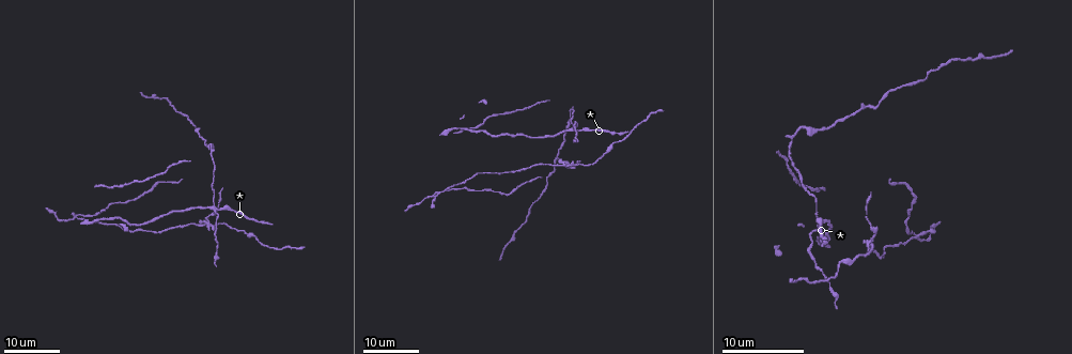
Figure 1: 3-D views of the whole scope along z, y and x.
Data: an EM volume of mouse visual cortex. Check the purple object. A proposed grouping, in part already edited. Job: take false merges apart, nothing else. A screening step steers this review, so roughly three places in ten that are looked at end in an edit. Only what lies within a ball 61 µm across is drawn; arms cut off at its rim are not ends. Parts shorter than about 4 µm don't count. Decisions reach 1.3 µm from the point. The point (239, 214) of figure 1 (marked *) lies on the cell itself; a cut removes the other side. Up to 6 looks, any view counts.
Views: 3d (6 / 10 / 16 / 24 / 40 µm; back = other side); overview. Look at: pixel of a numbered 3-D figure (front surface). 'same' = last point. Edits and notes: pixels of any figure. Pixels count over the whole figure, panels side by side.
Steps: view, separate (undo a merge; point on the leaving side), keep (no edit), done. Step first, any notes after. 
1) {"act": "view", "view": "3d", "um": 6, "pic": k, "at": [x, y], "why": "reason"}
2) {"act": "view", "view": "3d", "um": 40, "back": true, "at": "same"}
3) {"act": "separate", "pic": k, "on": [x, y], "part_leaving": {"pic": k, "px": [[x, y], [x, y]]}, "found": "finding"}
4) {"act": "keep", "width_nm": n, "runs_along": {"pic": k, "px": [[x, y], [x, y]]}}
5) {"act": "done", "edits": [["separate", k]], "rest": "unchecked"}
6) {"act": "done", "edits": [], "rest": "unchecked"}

{"act": "view", "view": "3d", "um": 24, "pic": 1, "at": [842, 262]}

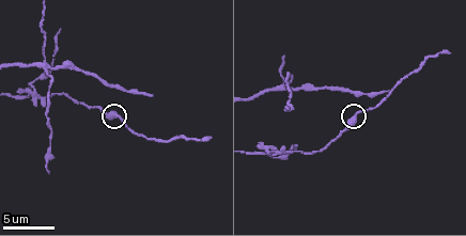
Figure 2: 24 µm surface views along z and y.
{"act": "view", "view": "3d", "um": 10, "pic": 2, "at": [354, 113]}

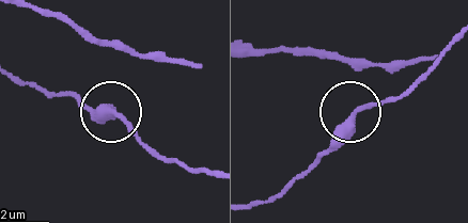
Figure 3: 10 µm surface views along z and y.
{"act": "keep", "found": "one cell here"}

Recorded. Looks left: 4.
{"act": "view", "view": "3d", "um": 6, "pic": 2, "at": [266, 152]}

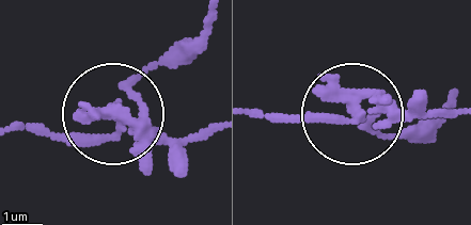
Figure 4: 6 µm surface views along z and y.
{"act": "view", "view": "3d", "um": 6, "back": true, "pic": 4, "at": [115, 121], "why": "other side"}

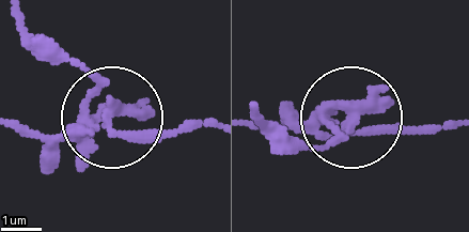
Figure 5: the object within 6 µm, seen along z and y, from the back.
{"act": "separate", "pic": 5, "on": [128, 110], "arms": 5, "found": "two cells meet here"}

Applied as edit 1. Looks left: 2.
{"act": "done", "edits": [["separate", 5]], "rest": "unchecked"}

